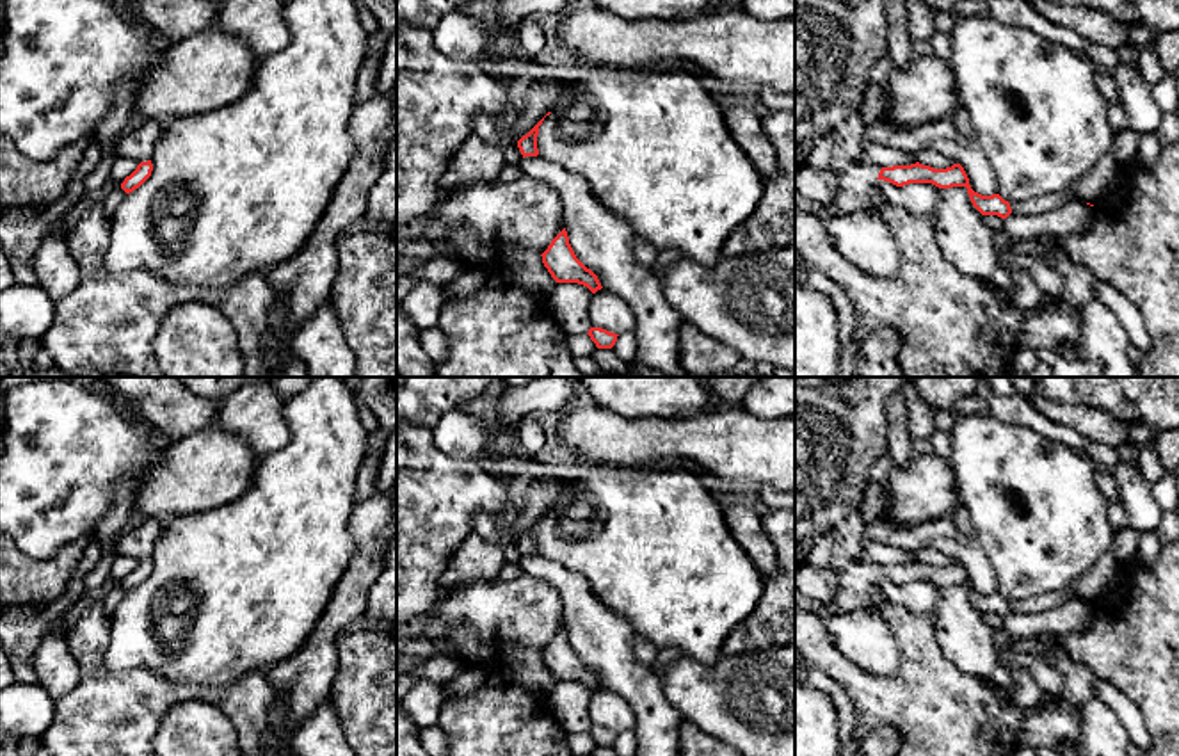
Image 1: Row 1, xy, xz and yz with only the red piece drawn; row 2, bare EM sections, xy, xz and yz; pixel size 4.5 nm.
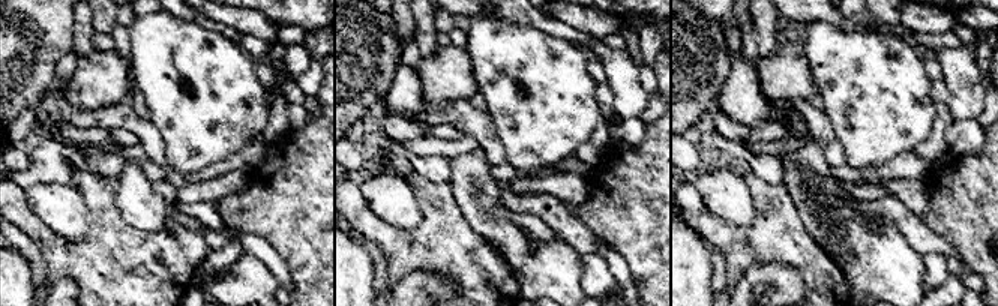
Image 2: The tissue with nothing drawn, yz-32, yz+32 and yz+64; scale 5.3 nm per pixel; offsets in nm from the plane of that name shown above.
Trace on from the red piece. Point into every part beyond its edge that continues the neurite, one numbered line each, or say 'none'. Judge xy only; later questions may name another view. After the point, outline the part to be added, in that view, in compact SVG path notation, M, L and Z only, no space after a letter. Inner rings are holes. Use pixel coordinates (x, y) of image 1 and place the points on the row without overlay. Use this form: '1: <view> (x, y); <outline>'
none

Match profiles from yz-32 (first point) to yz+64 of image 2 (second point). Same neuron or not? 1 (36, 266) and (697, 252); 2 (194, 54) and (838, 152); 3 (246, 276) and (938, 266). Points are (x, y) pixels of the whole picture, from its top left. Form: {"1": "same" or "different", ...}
{"1": "different", "2": "different", "3": "same"}

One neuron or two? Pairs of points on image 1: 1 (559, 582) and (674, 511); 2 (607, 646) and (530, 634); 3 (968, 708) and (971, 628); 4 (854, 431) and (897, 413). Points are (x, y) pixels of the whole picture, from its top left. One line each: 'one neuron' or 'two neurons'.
1: two neurons
2: two neurons
3: two neurons
4: two neurons

